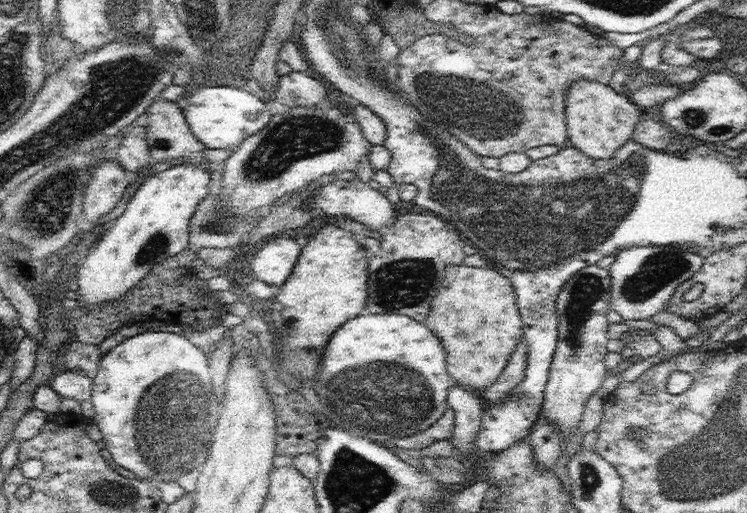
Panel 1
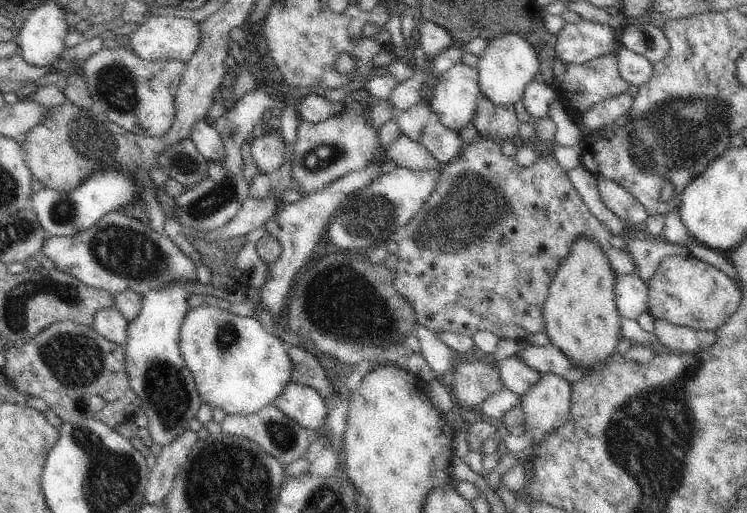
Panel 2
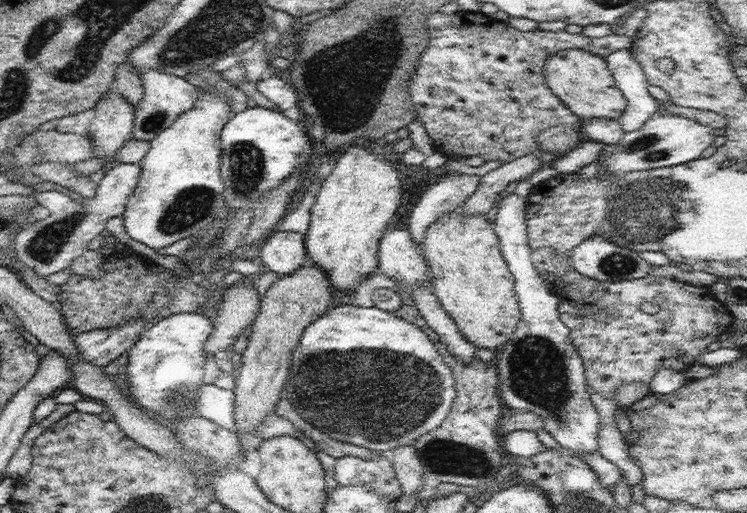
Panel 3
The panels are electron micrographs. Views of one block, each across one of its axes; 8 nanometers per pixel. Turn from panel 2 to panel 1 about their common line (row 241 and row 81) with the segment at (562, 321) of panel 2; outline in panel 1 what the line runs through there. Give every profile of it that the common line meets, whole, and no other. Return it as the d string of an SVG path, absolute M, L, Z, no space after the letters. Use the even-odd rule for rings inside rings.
M582 78L573 82L568 90L565 102L565 117L567 122L567 136L572 146L578 148L582 154L590 158L610 158L618 148L631 140L634 128L640 120L640 108L630 102L628 96L616 92L609 85L604 85L596 80Z

